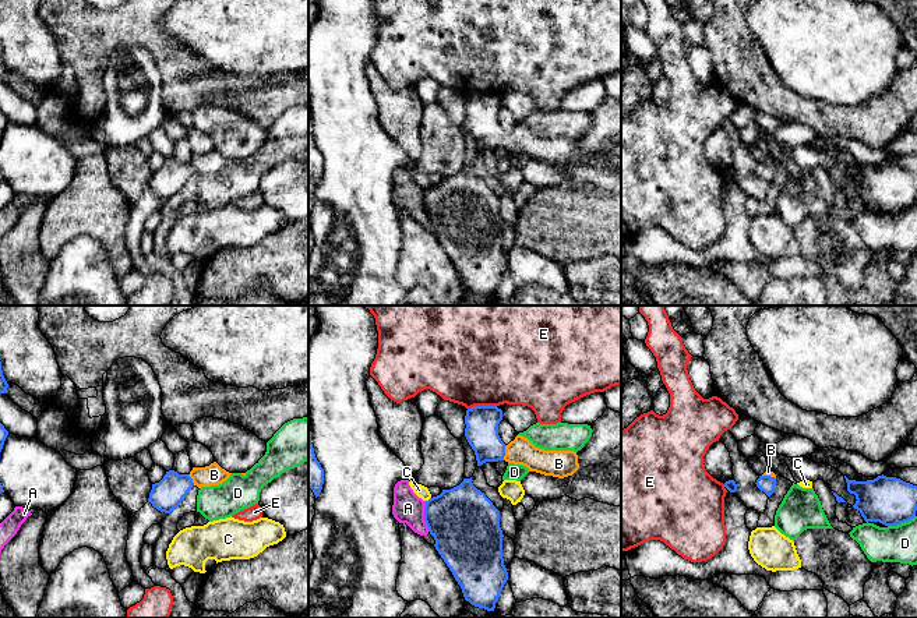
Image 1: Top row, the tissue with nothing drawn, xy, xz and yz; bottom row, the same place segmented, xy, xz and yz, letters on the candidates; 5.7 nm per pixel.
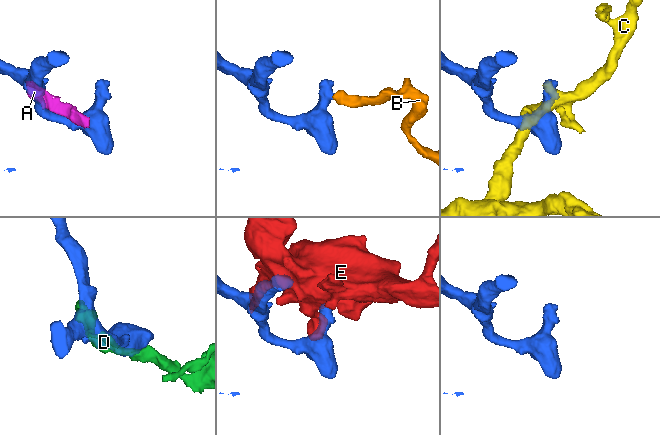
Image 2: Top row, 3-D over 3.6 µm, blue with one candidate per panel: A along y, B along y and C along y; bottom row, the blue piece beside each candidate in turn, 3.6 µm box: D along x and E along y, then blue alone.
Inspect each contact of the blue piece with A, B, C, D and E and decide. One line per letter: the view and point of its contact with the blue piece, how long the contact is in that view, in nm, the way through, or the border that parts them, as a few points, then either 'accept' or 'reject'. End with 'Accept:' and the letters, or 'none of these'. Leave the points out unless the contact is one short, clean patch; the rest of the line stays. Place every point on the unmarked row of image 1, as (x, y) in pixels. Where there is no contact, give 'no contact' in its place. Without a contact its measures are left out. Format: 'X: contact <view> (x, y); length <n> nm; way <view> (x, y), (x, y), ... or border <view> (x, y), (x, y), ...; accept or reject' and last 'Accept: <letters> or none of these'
A: contact xz (425, 204); length 180 nm; reject
B: contact xz (504, 140); length 90 nm; way xz (482, 110), (482, 117), (504, 140), (521, 138); accept
C: contact xz (429, 187); length 40 nm; reject
D: contact yz (900, 209); length 170 nm; reject
E: contact xz (482, 94); length 170 nm; reject
Accept: B

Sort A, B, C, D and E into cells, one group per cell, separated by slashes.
A / B / C / D / E

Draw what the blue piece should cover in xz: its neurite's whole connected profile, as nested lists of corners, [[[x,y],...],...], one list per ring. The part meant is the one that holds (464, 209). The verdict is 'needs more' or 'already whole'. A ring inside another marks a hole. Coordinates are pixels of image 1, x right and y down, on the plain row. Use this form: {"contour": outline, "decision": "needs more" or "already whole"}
{"contour": [[[470,165],[426,188],[424,209],[435,227],[435,237],[461,273],[465,287],[475,294],[494,299],[508,268],[502,246],[504,222],[500,215],[500,198],[473,173]]], "decision": "already whole"}

